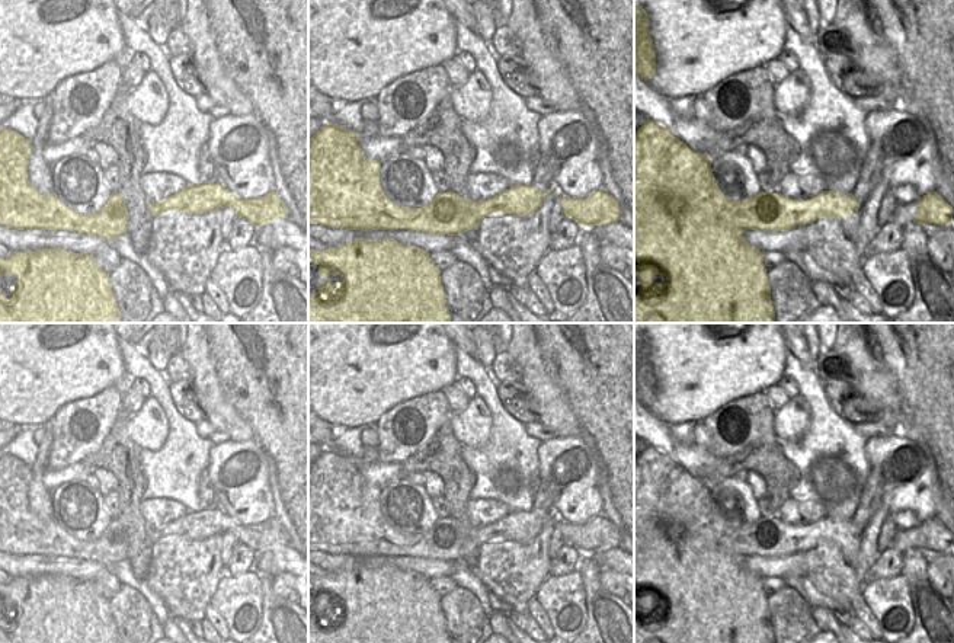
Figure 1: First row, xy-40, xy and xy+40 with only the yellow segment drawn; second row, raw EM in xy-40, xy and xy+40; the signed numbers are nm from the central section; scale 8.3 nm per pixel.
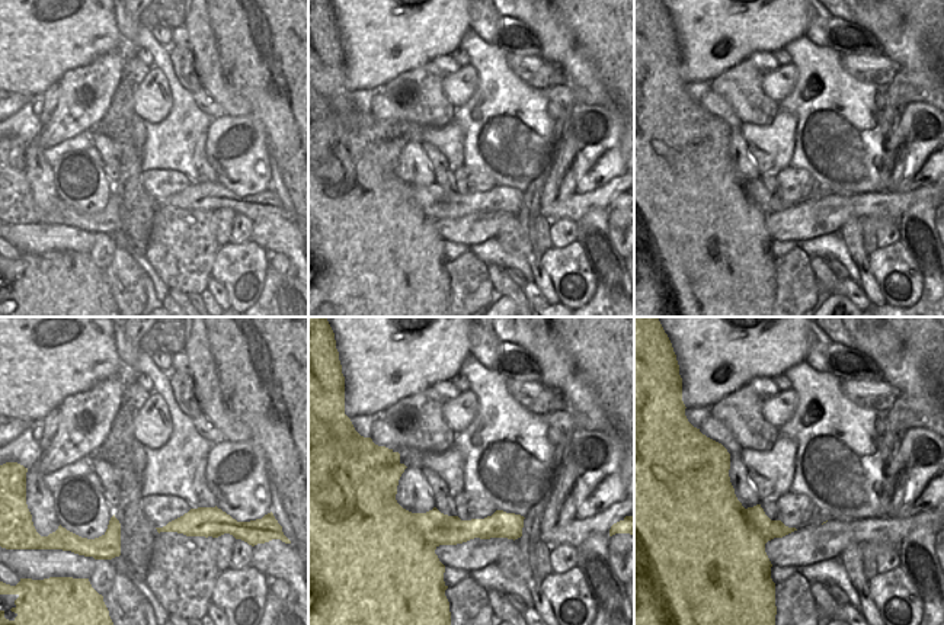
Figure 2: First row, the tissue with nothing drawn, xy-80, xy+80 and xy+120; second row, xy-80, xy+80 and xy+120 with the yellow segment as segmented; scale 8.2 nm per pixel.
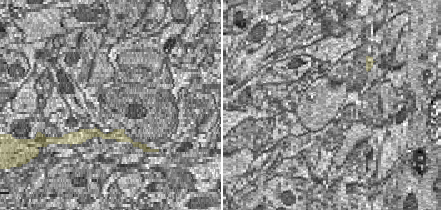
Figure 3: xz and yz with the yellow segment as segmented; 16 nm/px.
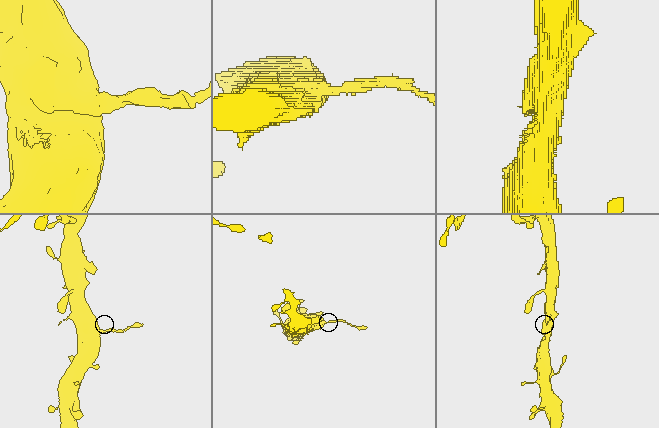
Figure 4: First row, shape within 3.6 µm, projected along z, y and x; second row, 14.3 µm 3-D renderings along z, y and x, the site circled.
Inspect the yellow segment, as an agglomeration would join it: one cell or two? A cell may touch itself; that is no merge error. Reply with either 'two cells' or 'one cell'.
two cells

